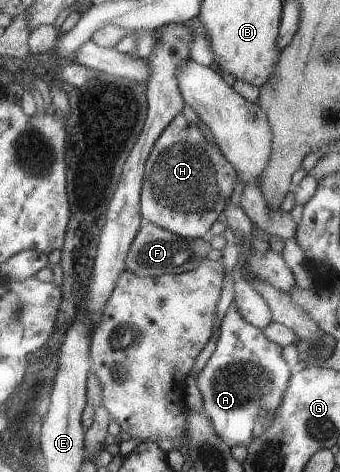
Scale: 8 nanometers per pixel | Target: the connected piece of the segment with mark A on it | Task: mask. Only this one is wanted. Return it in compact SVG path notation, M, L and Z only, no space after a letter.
M234 302L220 324L220 337L213 356L207 361L205 368L196 378L198 388L204 400L204 413L212 422L215 434L229 448L245 445L269 428L278 415L284 392L293 374L289 364L283 359L282 346L270 341L260 328L249 324L237 311Z

